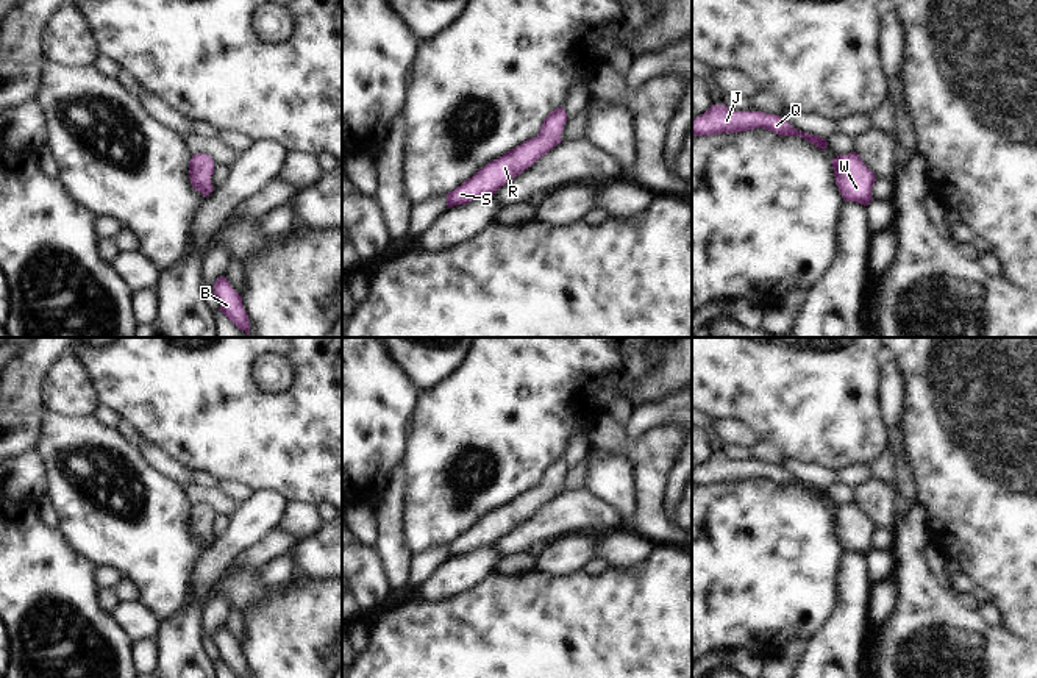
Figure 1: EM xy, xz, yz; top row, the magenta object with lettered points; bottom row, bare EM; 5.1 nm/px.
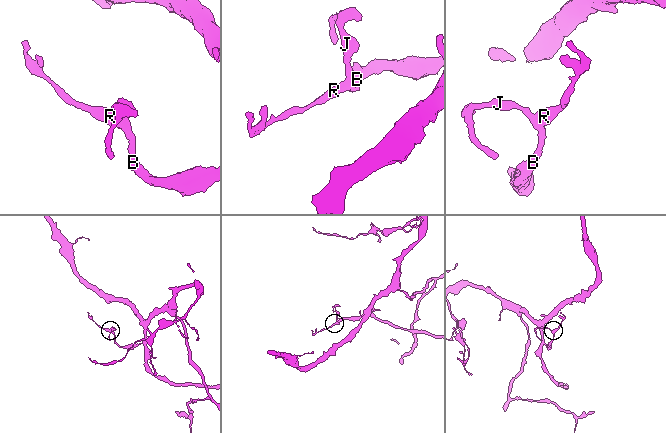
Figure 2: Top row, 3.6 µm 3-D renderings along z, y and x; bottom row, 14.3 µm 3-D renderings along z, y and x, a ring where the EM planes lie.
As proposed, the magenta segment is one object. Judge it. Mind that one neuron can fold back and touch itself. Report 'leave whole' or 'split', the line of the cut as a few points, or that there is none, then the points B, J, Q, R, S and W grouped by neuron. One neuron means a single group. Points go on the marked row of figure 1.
leave whole; cut none; groups B J Q R S W

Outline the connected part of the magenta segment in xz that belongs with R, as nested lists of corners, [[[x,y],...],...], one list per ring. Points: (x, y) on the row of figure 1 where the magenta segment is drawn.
[[[564,108],[551,111],[540,127],[540,133],[487,162],[472,178],[447,194],[447,206],[458,206],[492,197],[501,186],[531,167],[539,158],[561,144],[561,134],[567,114]]]

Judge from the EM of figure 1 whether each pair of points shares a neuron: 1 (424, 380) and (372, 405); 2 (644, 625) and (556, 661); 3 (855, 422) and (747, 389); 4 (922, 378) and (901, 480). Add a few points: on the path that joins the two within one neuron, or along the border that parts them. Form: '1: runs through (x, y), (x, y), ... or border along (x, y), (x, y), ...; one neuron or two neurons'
1: border along (391, 355), (417, 386); two neurons
2: runs through (622, 647), (608, 661), (578, 661); one neuron
3: runs through (828, 411), (806, 389), (773, 389); one neuron
4: border along (901, 430), (915, 489); two neurons

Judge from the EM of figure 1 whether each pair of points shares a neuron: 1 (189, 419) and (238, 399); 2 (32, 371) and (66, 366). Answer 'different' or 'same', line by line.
1: same
2: different

